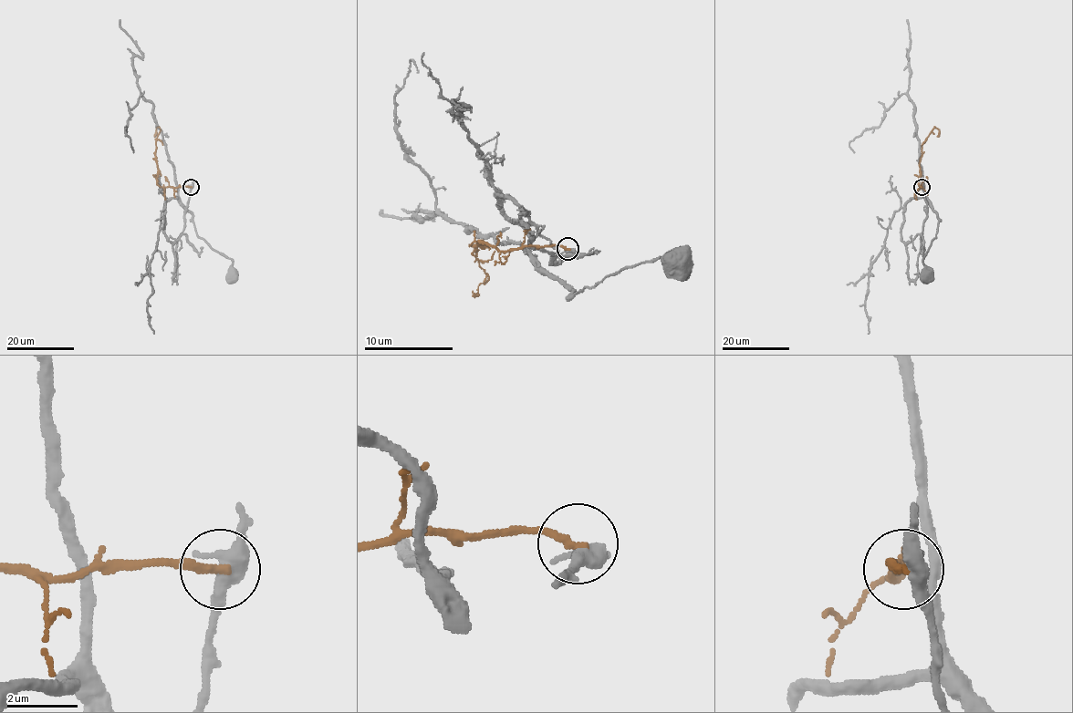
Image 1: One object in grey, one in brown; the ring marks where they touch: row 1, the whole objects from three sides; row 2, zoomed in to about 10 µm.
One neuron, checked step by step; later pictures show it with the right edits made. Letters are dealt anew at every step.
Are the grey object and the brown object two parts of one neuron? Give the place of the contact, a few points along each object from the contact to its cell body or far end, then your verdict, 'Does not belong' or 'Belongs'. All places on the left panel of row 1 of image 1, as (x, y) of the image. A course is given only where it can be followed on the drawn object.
Place: (191, 187). Course of grey: (191, 187), (172, 280), (175, 253), (163, 224), (164, 204), (176, 197), (199, 237), (231, 259), (232, 276). Course of brown: (191, 187), (163, 187), (157, 183), (156, 138), (161, 130), (158, 127), (154, 137). Does not belong

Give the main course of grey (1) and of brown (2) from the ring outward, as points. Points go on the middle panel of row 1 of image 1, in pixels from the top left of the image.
1: (568, 250), (553, 263), (530, 245), (528, 212), (497, 197), (530, 257), (575, 294), (677, 259)
2: (568, 248), (522, 245), (497, 250), (480, 243), (475, 250), (477, 261), (488, 274), (477, 294), (473, 290)

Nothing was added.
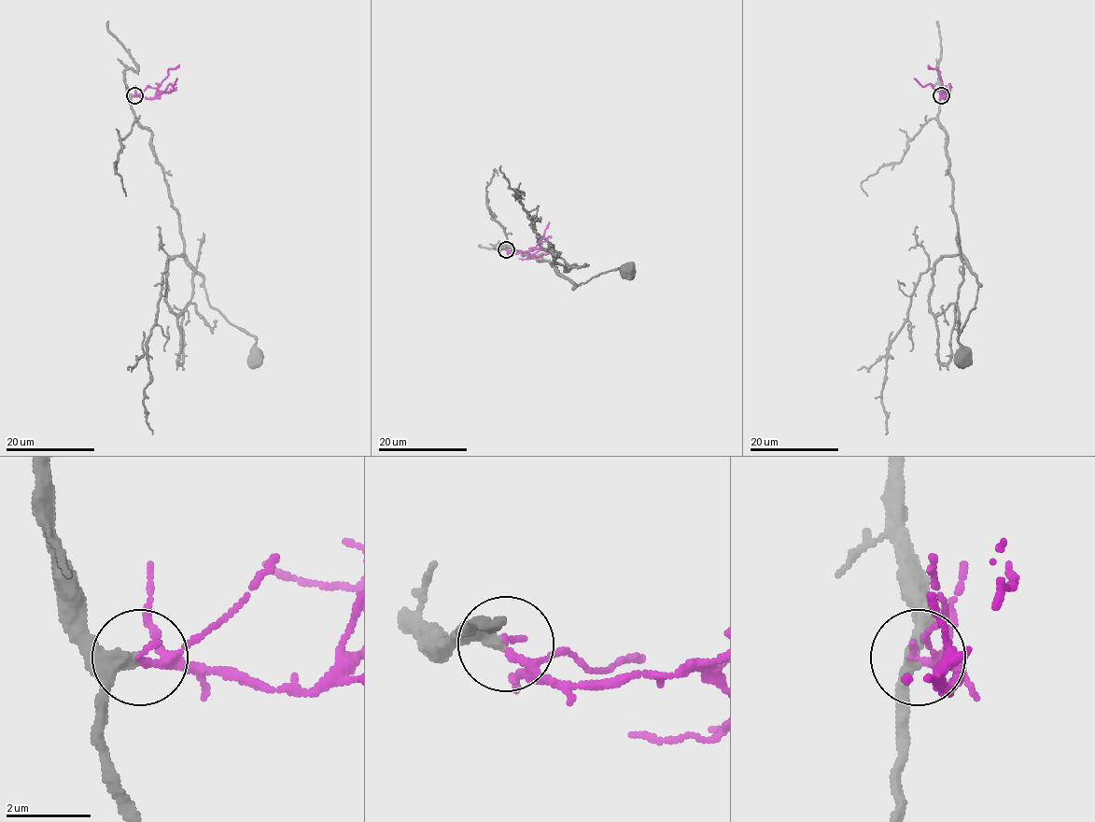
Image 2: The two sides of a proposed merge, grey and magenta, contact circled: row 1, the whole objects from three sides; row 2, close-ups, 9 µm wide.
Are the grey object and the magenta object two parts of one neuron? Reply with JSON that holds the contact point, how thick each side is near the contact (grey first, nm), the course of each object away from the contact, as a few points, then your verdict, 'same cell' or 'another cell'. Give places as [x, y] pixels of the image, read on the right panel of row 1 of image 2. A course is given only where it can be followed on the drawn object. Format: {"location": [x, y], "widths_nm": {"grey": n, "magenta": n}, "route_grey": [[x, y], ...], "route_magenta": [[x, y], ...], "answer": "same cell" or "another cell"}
{"location": [941, 95], "widths_nm": {"grey": 240, "magenta": 130}, "route_grey": [[941, 95], [937, 119], [947, 133], [960, 255], [978, 289], [975, 306], [958, 336], [956, 358], [961, 359]], "route_magenta": [[941, 95], [946, 97], [940, 72], [928, 65]], "answer": "same cell"}

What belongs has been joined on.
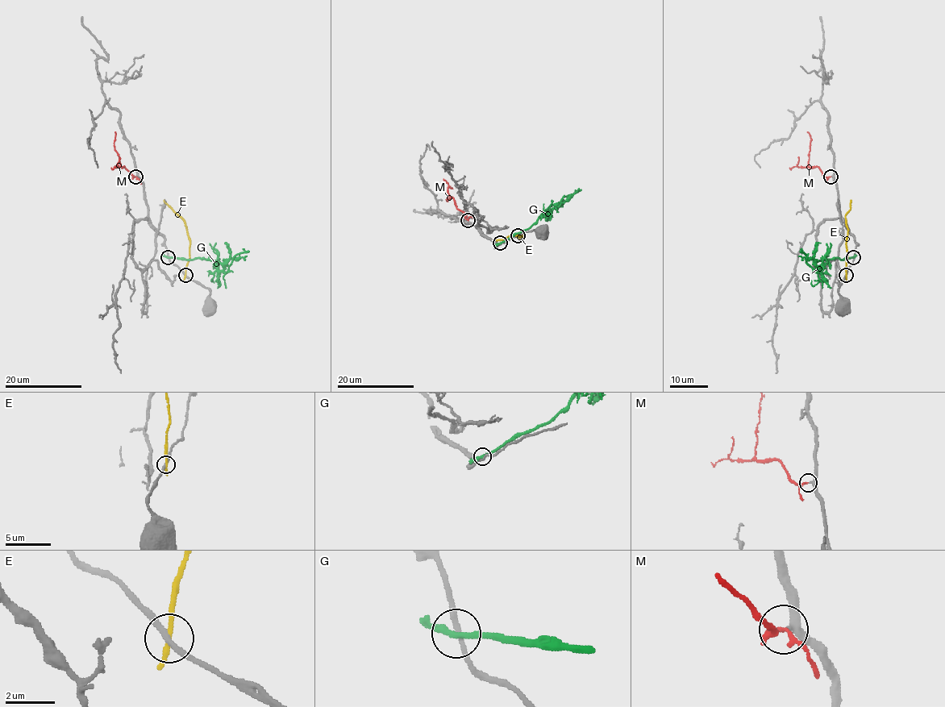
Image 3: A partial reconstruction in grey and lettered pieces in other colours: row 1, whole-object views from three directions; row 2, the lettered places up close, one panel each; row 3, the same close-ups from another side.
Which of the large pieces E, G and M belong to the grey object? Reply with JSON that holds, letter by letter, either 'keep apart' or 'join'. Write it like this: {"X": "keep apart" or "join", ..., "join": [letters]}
{"E": "keep apart", "G": "keep apart", "M": "join", "join": ["M"]}

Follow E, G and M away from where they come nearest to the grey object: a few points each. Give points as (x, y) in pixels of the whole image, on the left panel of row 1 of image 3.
E: (185, 275), (190, 239), (185, 223), (164, 200)
G: (168, 257), (210, 258), (222, 265), (220, 271), (216, 253), (210, 243)
M: (135, 176), (133, 177), (120, 165), (114, 144), (114, 132)

